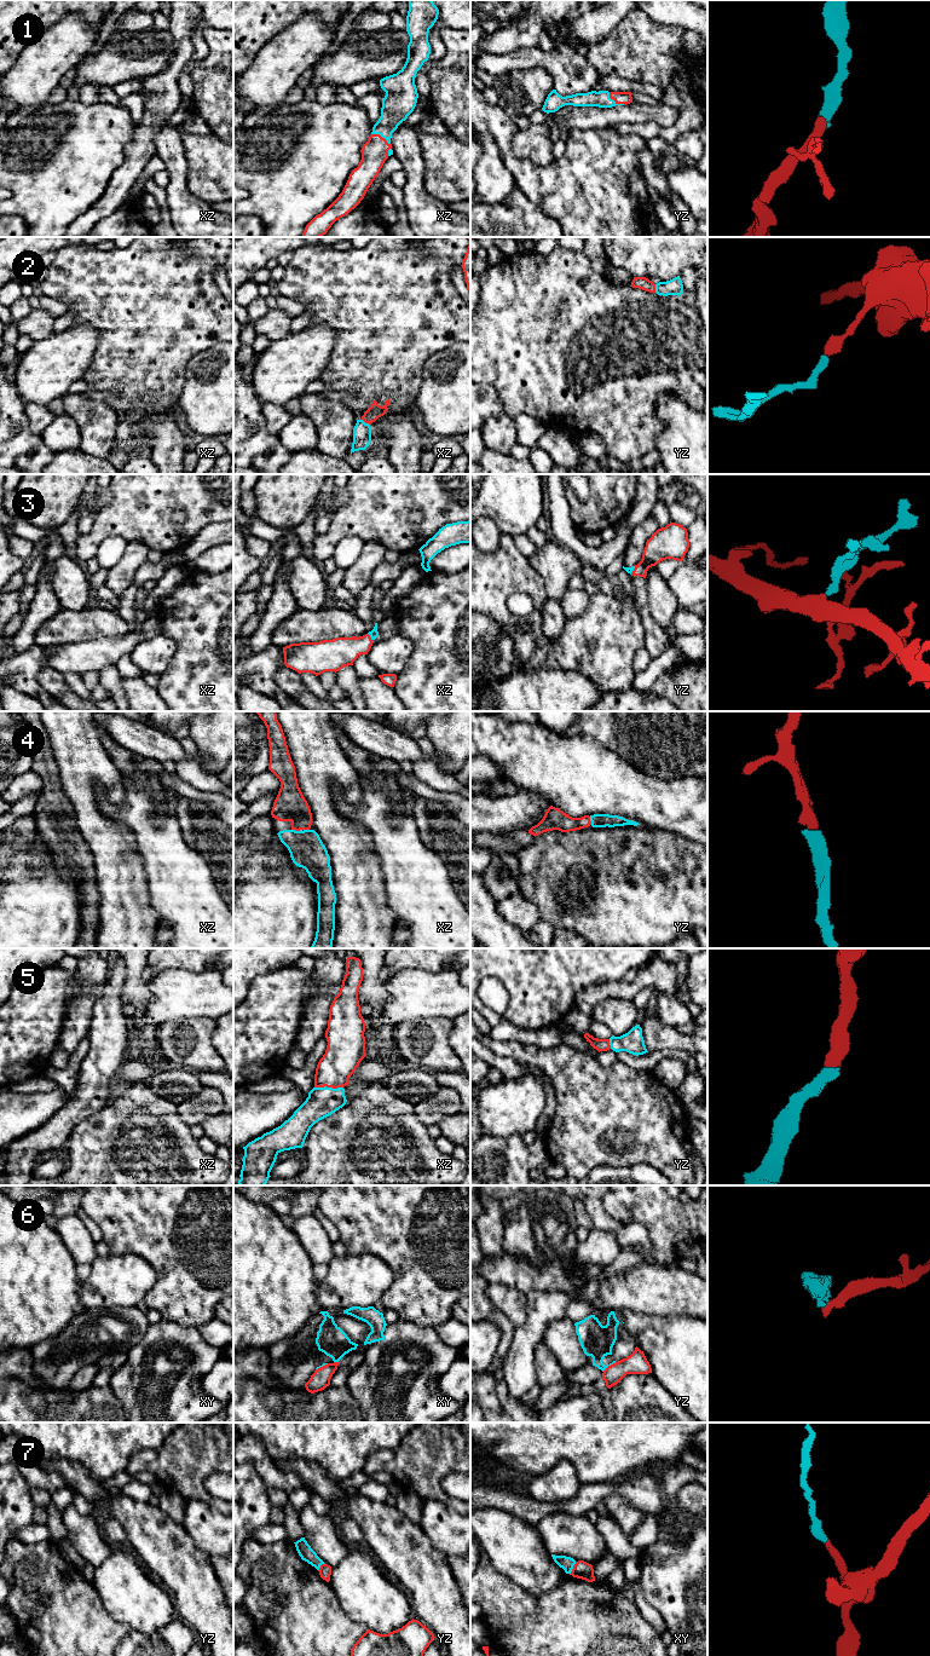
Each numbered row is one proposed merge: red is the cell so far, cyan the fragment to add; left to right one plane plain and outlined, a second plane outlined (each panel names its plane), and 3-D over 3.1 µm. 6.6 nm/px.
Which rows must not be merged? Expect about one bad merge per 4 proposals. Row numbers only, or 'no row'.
6, 7

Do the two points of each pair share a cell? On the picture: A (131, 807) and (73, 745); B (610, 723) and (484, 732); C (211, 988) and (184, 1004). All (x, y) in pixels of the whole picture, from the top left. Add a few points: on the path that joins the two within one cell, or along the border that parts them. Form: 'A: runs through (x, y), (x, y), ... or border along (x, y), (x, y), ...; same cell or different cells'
A: border along (98, 785), (110, 802), (123, 801); different cells
B: border along (562, 734), (589, 734), (598, 742); different cells
C: runs through (204, 993), (196, 993), (190, 998); same cell

